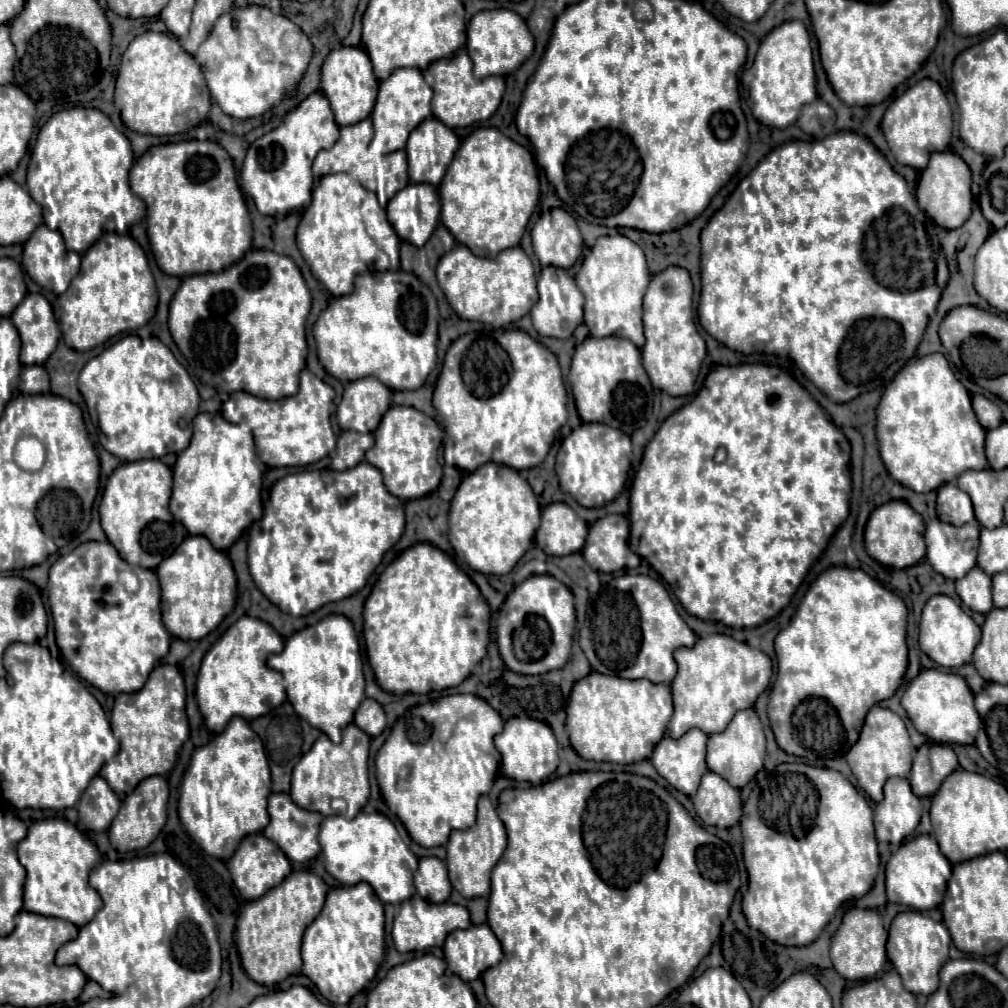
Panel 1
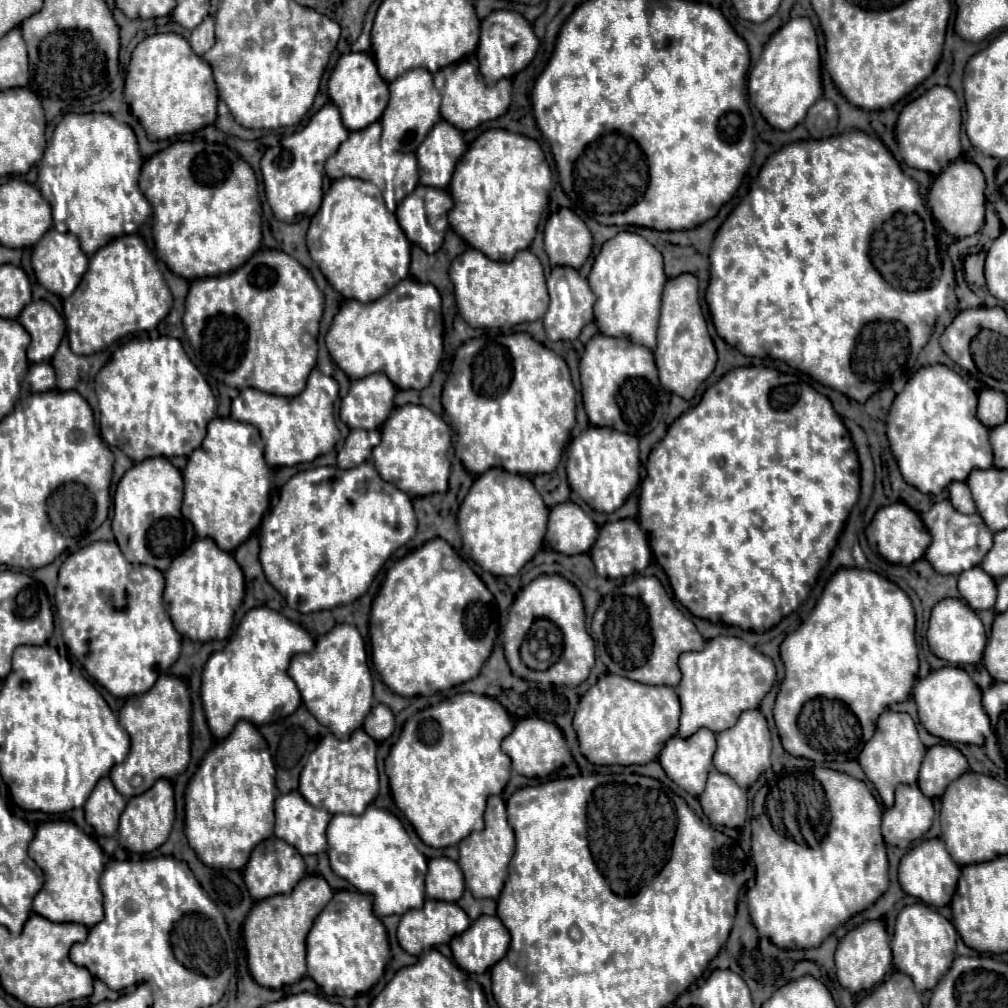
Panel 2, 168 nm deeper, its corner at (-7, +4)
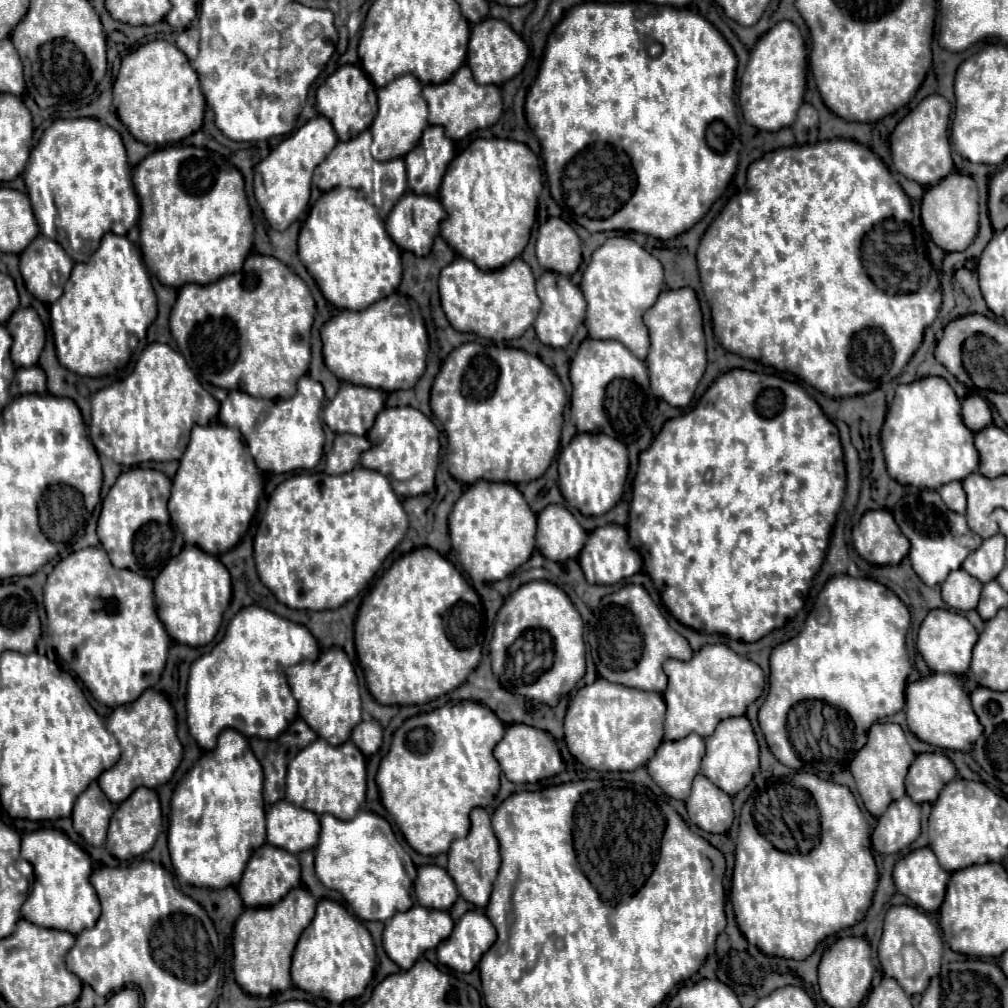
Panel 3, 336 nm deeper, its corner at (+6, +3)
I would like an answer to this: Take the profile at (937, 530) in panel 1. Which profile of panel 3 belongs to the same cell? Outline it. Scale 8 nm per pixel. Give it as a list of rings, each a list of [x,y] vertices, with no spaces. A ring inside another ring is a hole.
[[[920,489],[920,491],[912,491],[912,493],[904,495],[894,505],[892,515],[912,545],[910,553],[908,553],[908,557],[912,561],[912,569],[926,585],[944,583],[946,575],[950,571],[960,569],[966,555],[972,553],[974,549],[978,549],[982,543],[982,539],[974,531],[968,529],[964,515],[950,511],[942,503],[942,497],[930,489]]]

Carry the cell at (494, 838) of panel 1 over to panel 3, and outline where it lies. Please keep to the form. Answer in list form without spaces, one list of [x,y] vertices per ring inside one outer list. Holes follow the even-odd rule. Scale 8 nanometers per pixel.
[[[474,809],[470,813],[470,833],[464,839],[456,839],[448,853],[448,873],[454,879],[458,893],[472,905],[484,909],[490,899],[492,883],[500,869],[498,841],[490,825],[490,815],[484,809]]]

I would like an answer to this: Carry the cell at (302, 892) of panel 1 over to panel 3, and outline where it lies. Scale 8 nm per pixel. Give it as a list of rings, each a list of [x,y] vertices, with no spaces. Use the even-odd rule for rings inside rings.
[[[306,887],[292,889],[286,899],[270,907],[244,909],[234,925],[234,977],[248,995],[270,997],[292,985],[290,959],[306,923],[314,917],[316,899]]]

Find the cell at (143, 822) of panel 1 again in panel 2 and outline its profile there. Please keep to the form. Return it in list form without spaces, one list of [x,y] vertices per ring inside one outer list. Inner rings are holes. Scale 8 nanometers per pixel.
[[[161,778],[159,782],[155,782],[155,786],[151,786],[151,790],[131,798],[127,802],[127,808],[121,814],[121,822],[119,822],[119,844],[129,850],[129,852],[153,852],[155,848],[159,848],[169,832],[175,820],[175,800],[174,790],[169,780]]]

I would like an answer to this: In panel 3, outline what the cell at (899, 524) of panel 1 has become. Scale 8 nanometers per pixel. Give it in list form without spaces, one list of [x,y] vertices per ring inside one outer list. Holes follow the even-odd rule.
[[[868,511],[852,531],[857,553],[876,565],[898,565],[910,549],[910,541],[898,531],[890,511]]]

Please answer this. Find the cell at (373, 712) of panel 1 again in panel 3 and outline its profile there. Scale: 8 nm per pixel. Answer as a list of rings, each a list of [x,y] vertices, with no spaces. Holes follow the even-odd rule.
[[[364,719],[358,727],[354,727],[352,741],[366,757],[378,753],[380,745],[382,745],[382,727],[380,727],[380,723],[376,719]]]

